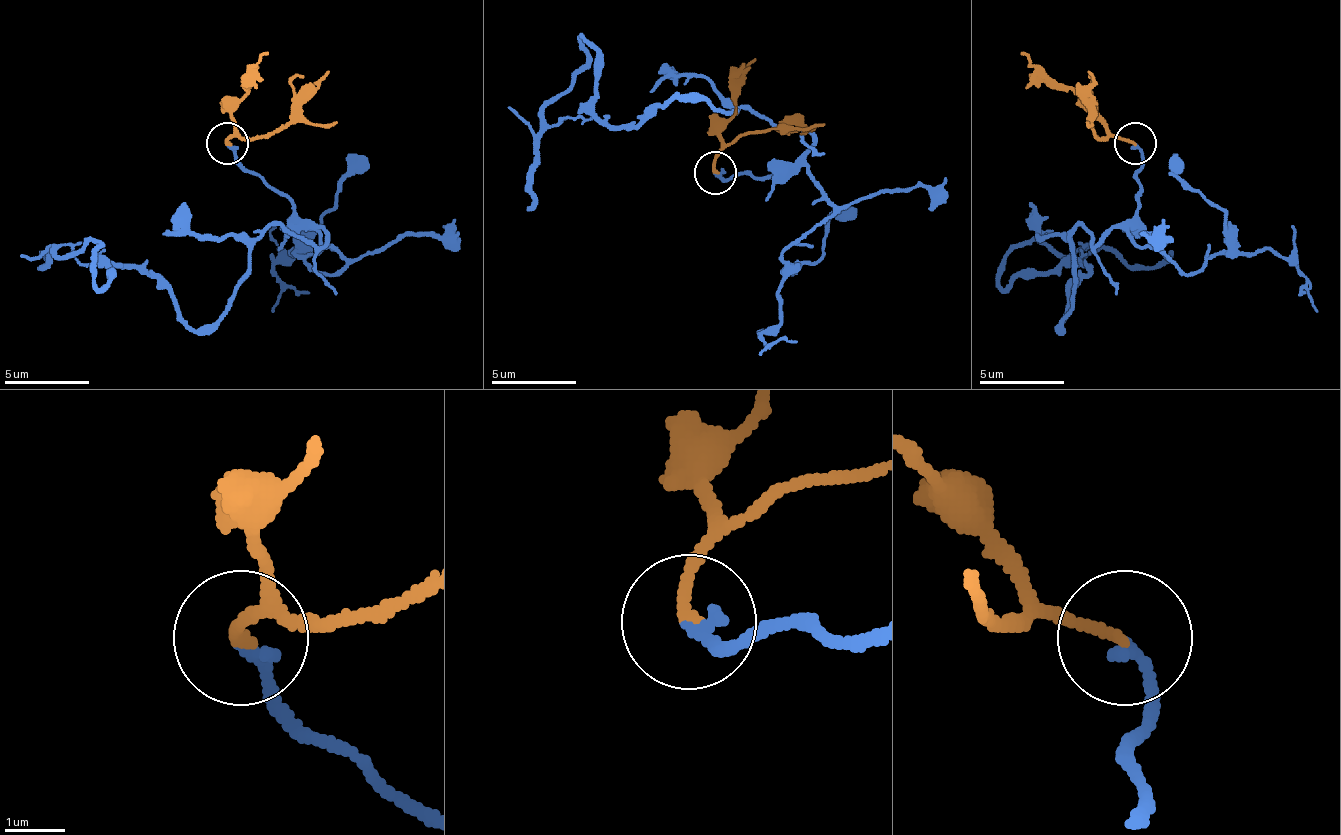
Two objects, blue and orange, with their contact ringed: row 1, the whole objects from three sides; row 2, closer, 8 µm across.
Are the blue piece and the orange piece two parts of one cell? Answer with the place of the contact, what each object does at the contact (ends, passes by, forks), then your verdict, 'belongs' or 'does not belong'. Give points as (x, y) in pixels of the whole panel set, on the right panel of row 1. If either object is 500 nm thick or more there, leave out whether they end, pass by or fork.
at (1135, 143); blue ends there; orange ends there; belongs

